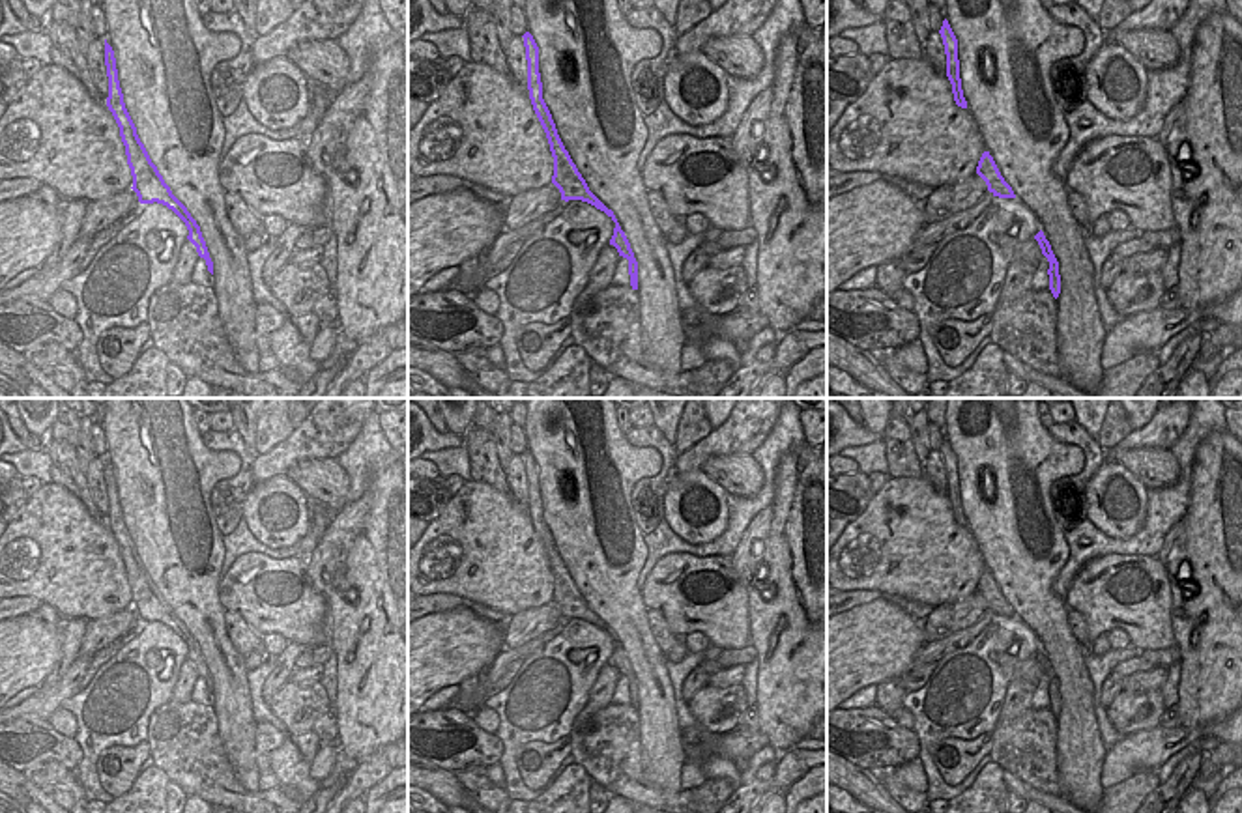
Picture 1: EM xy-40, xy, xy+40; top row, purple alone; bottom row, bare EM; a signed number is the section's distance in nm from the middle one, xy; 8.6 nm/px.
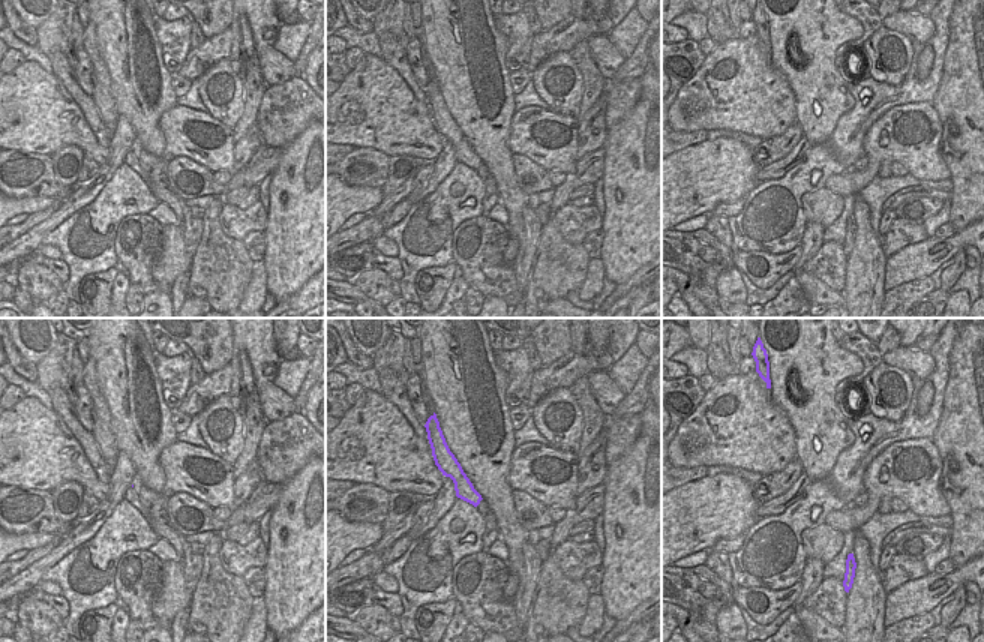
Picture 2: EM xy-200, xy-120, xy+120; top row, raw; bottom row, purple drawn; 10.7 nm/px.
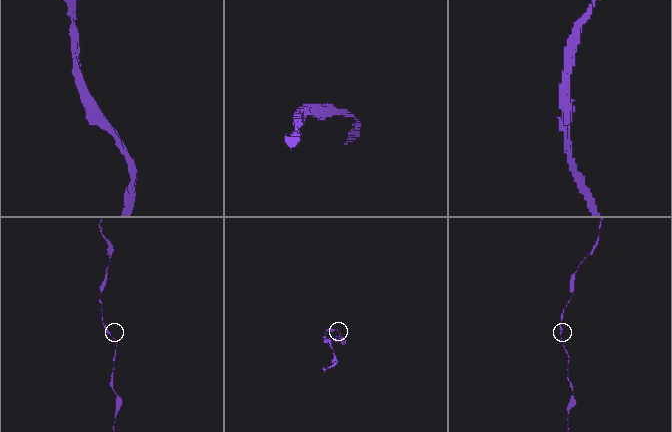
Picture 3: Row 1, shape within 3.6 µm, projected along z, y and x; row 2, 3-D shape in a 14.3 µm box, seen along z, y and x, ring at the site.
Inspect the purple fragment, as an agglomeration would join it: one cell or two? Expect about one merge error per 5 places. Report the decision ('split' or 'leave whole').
leave whole

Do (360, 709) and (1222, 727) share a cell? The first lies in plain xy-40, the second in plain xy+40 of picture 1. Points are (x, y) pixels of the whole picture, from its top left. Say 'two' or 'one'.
two

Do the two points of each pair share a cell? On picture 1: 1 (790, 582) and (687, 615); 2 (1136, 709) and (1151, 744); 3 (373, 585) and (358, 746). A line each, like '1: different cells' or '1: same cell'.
1: different cells
2: different cells
3: same cell

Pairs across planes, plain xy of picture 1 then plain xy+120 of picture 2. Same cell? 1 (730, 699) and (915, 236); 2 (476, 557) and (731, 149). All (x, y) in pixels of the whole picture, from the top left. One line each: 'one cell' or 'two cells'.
1: one cell
2: two cells

